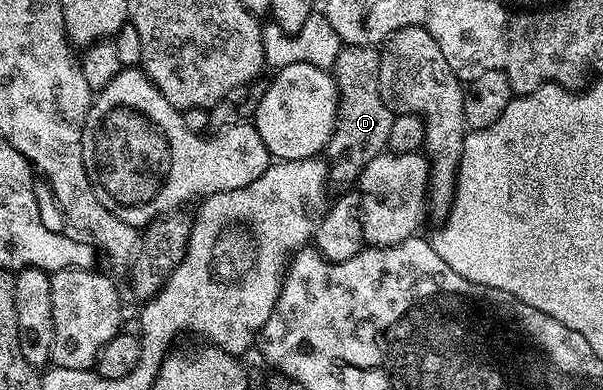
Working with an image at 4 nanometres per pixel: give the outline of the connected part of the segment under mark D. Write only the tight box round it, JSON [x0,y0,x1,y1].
[326,46,394,183]

